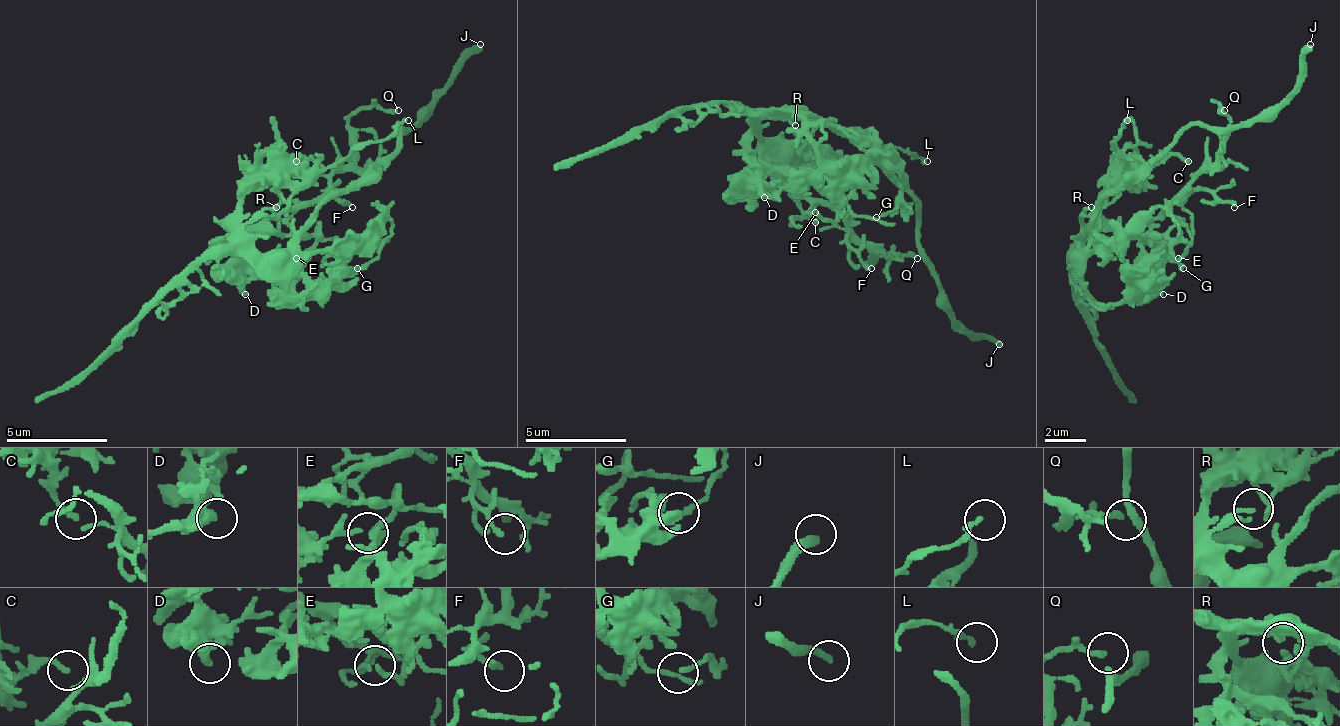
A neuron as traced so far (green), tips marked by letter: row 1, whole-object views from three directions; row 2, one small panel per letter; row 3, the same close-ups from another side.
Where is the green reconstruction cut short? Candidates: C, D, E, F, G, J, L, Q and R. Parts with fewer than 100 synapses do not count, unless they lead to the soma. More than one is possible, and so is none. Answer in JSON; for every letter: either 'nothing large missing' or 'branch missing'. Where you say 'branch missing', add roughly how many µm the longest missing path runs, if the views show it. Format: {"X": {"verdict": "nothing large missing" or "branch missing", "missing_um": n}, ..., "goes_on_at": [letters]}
{"C": {"verdict": "nothing large missing"}, "D": {"verdict": "nothing large missing"}, "E": {"verdict": "nothing large missing"}, "F": {"verdict": "nothing large missing"}, "G": {"verdict": "nothing large missing"}, "J": {"verdict": "branch missing", "missing_um": 20}, "L": {"verdict": "nothing large missing"}, "Q": {"verdict": "nothing large missing"}, "R": {"verdict": "nothing large missing"}, "goes_on_at": ["J"]}

